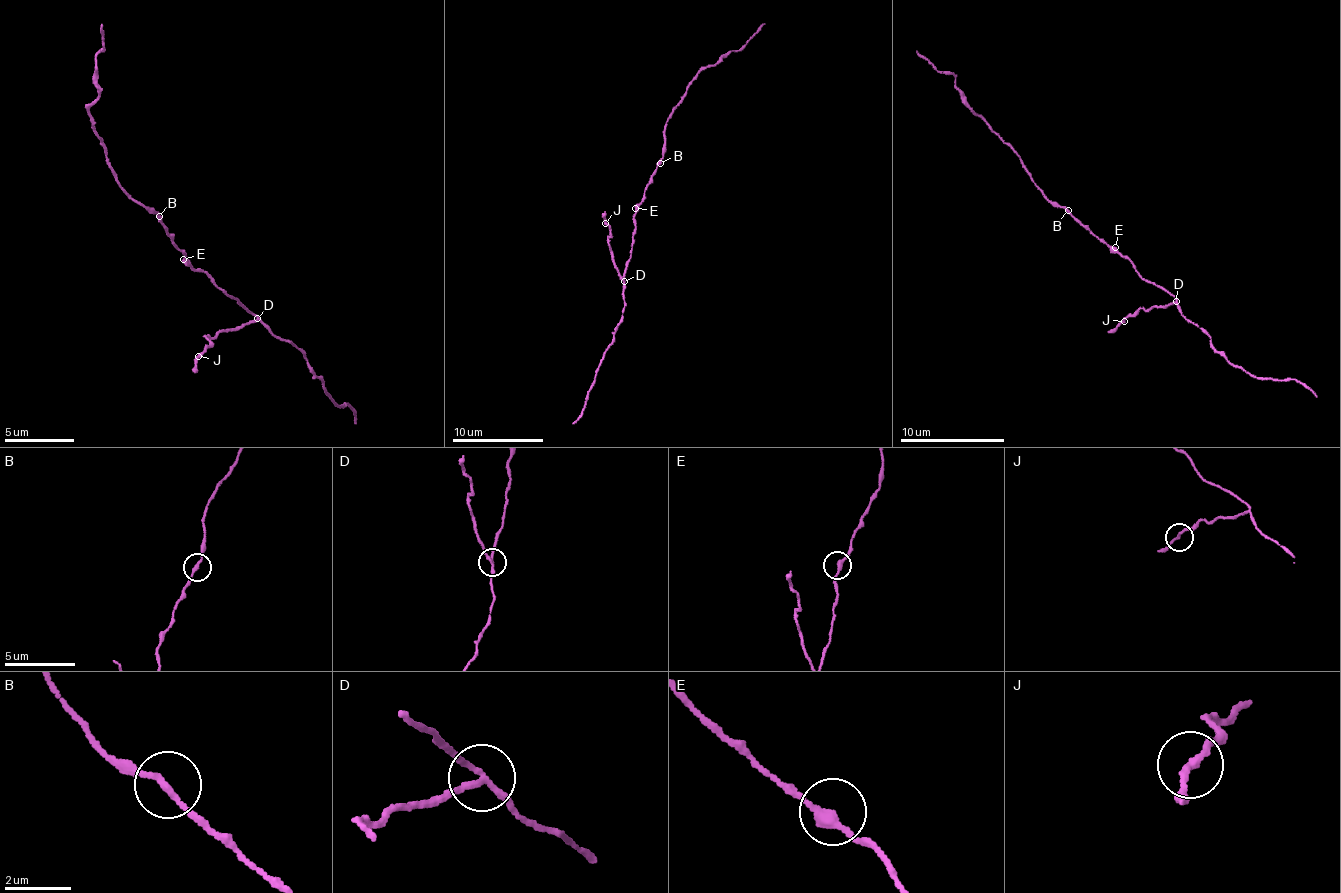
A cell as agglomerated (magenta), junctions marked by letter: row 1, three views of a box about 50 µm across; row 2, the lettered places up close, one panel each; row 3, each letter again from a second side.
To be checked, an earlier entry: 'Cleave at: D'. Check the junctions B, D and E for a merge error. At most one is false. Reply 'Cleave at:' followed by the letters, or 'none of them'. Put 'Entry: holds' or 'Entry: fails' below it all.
Cleave at: D
Entry: holds

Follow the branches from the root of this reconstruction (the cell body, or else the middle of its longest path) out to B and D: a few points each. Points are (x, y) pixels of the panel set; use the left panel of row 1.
B: (184, 263), (159, 216)
D: (184, 263), (190, 262), (193, 269), (209, 275), (227, 295), (244, 303), (258, 319)

